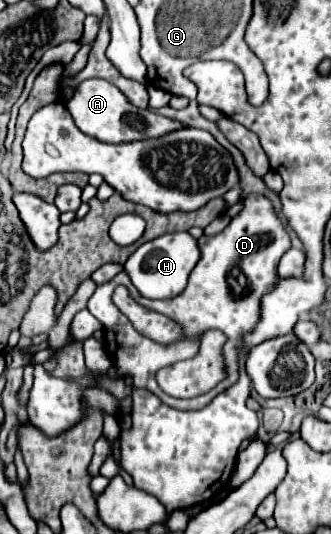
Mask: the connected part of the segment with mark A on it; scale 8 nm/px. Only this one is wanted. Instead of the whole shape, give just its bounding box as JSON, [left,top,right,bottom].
[66,78,186,144]

